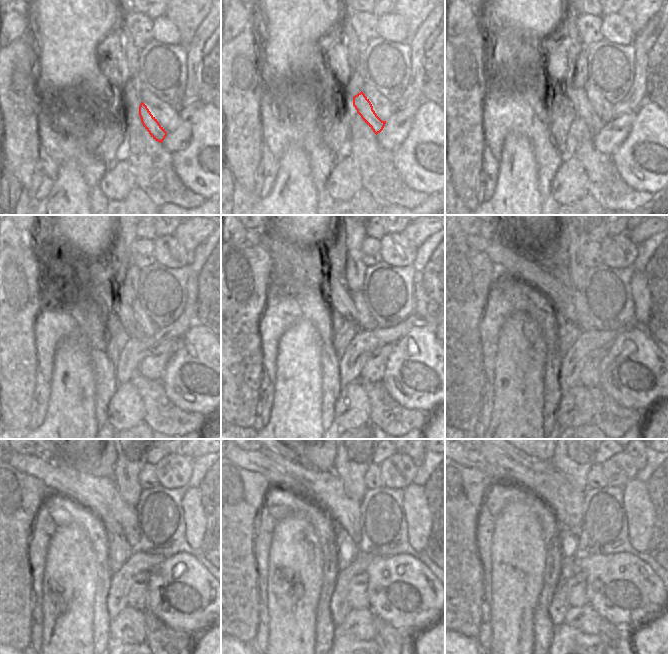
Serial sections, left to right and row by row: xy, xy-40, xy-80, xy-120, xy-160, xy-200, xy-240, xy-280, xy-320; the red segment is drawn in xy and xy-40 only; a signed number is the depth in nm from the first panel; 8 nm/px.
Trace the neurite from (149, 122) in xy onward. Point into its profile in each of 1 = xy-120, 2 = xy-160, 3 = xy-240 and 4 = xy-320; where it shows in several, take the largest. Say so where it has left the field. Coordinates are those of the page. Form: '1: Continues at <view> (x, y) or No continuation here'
1: Continues at xy-120 (123, 311)
2: Continues at xy-160 (338, 297)
3: Continues at xy-240 (57, 483)
4: Continues at xy-320 (472, 459).

